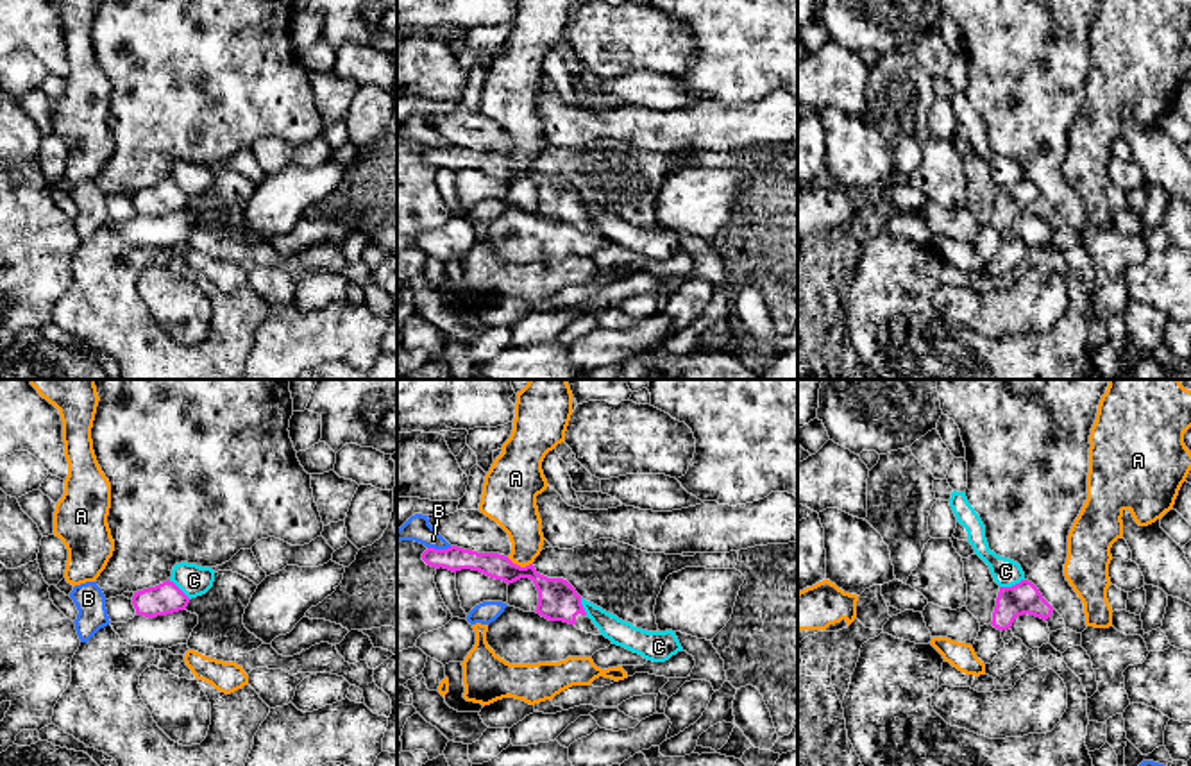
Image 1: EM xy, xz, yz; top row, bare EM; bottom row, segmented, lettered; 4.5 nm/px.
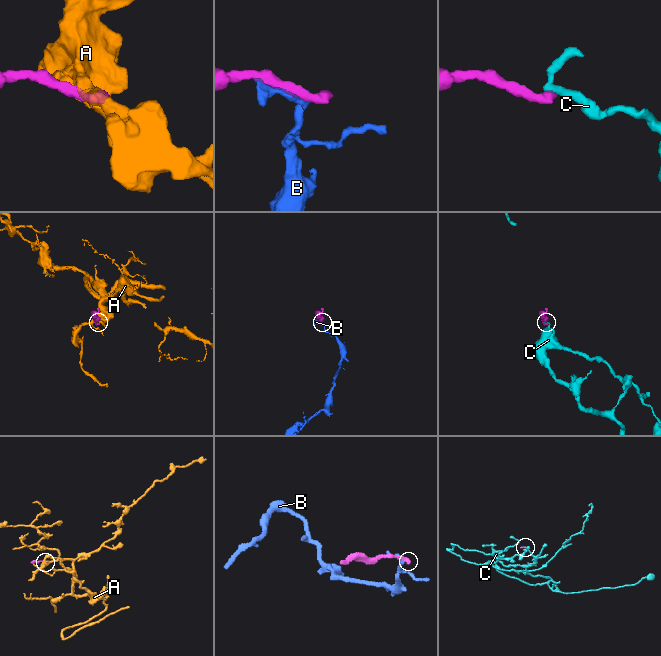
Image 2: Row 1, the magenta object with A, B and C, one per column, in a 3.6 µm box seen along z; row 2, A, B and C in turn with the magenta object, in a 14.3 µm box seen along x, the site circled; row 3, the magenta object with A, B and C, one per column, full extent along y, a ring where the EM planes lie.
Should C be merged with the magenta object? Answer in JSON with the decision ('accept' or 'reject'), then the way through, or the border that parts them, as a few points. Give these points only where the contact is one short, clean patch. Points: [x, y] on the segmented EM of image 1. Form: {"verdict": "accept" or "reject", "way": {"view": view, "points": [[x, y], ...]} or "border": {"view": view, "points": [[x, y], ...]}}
{"verdict": "reject", "border": {"view": "yz", "points": [[1023, 578], [1000, 587]]}}

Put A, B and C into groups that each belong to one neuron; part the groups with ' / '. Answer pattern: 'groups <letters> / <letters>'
groups A / B / C

